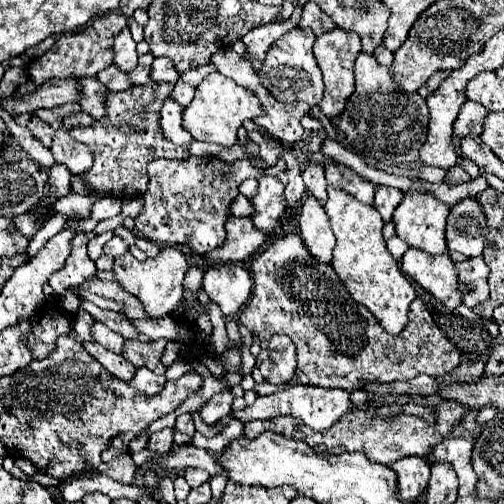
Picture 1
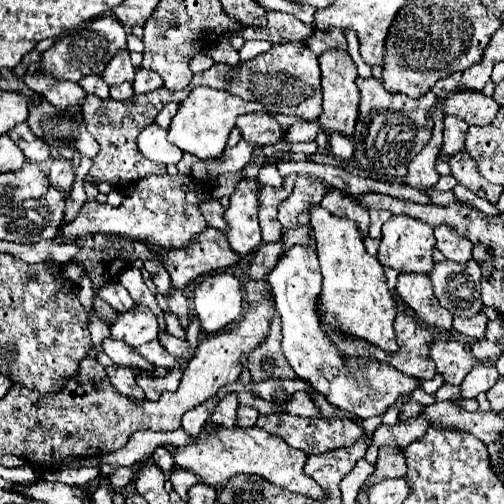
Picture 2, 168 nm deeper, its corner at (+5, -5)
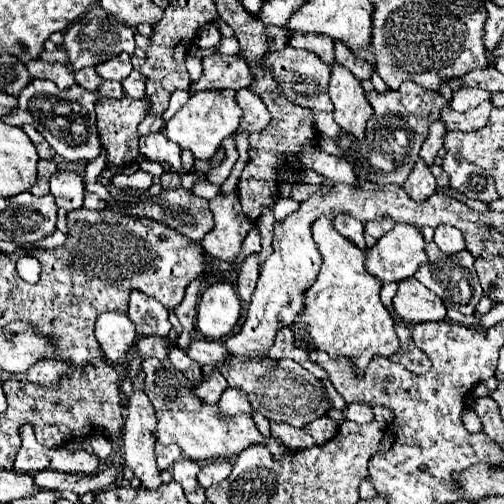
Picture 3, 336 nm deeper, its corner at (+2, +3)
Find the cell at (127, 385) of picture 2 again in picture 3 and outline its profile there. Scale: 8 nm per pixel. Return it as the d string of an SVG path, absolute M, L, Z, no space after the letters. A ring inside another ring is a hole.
M139 374L133 380L133 392L129 394L129 406L127 406L127 418L125 418L125 428L123 428L123 448L125 448L125 464L133 470L135 478L141 480L143 488L149 490L159 490L159 486L163 484L161 480L161 472L157 468L155 462L155 428L157 428L157 418L155 418L155 408L149 400L149 396L145 394L145 386L143 386L143 374Z

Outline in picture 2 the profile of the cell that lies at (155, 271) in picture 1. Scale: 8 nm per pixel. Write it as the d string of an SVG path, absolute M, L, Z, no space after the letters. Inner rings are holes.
M138 306L130 312L118 312L118 318L110 328L110 338L122 340L134 348L150 340L156 340L156 336L158 336L158 320L144 306Z

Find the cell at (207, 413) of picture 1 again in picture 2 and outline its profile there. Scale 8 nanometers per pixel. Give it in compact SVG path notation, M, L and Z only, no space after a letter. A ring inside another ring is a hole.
M226 394L220 404L216 406L214 414L212 414L212 422L214 424L220 424L220 426L226 426L226 428L234 428L236 426L236 408L238 408L238 396L236 394Z

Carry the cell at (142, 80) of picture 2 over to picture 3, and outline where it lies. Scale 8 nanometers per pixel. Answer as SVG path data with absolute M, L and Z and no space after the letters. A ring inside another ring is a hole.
M133 70L125 80L121 80L125 94L131 98L143 98L145 96L145 82L147 82L145 76L137 70Z

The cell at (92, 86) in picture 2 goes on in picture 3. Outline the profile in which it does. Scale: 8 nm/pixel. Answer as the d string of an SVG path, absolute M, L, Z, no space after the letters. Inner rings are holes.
M81 68L79 72L73 72L73 74L75 74L77 84L83 86L85 90L89 90L89 92L95 92L101 86L101 82L103 82L99 78L99 74L95 72L95 68Z

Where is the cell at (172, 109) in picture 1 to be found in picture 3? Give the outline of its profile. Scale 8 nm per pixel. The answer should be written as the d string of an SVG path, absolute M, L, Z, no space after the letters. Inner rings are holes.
M153 132L153 134L141 136L139 150L151 162L167 162L167 164L171 164L171 168L175 172L179 172L179 168L181 168L181 158L179 158L181 148L175 142L171 142L163 132Z

